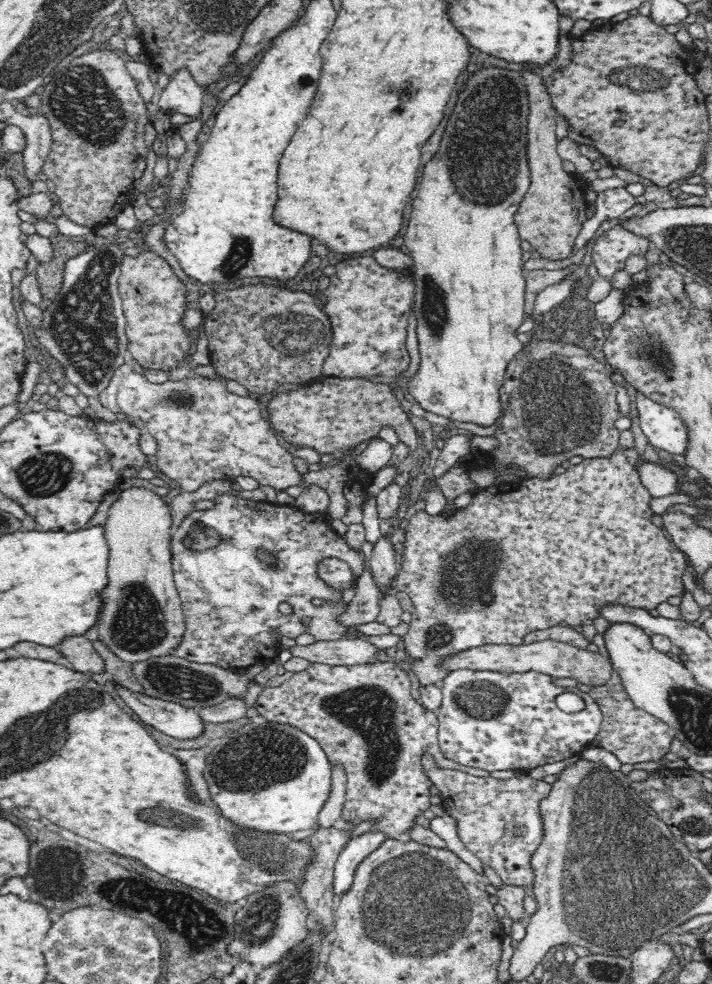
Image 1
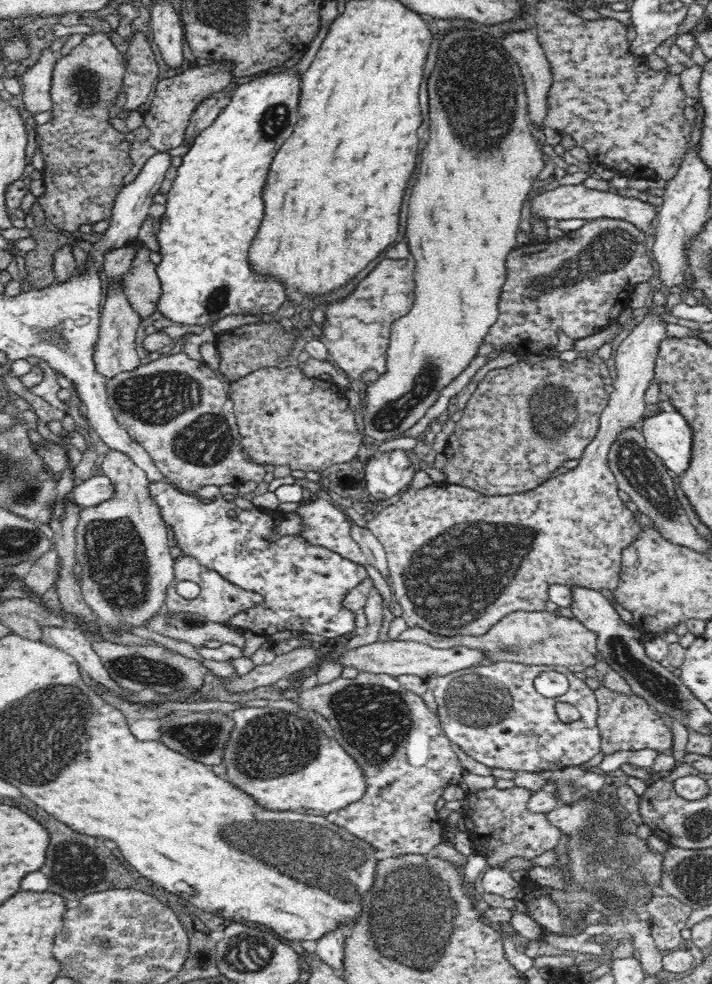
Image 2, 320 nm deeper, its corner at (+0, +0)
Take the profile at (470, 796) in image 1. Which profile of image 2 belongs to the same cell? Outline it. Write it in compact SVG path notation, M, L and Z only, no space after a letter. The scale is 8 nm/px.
M495 787L472 791L467 794L467 807L462 814L469 816L474 823L471 833L473 846L477 851L485 851L487 866L502 866L508 858L519 856L531 860L548 850L561 845L564 833L552 826L544 813L532 813L528 811L530 791L524 788L511 787L498 790Z

